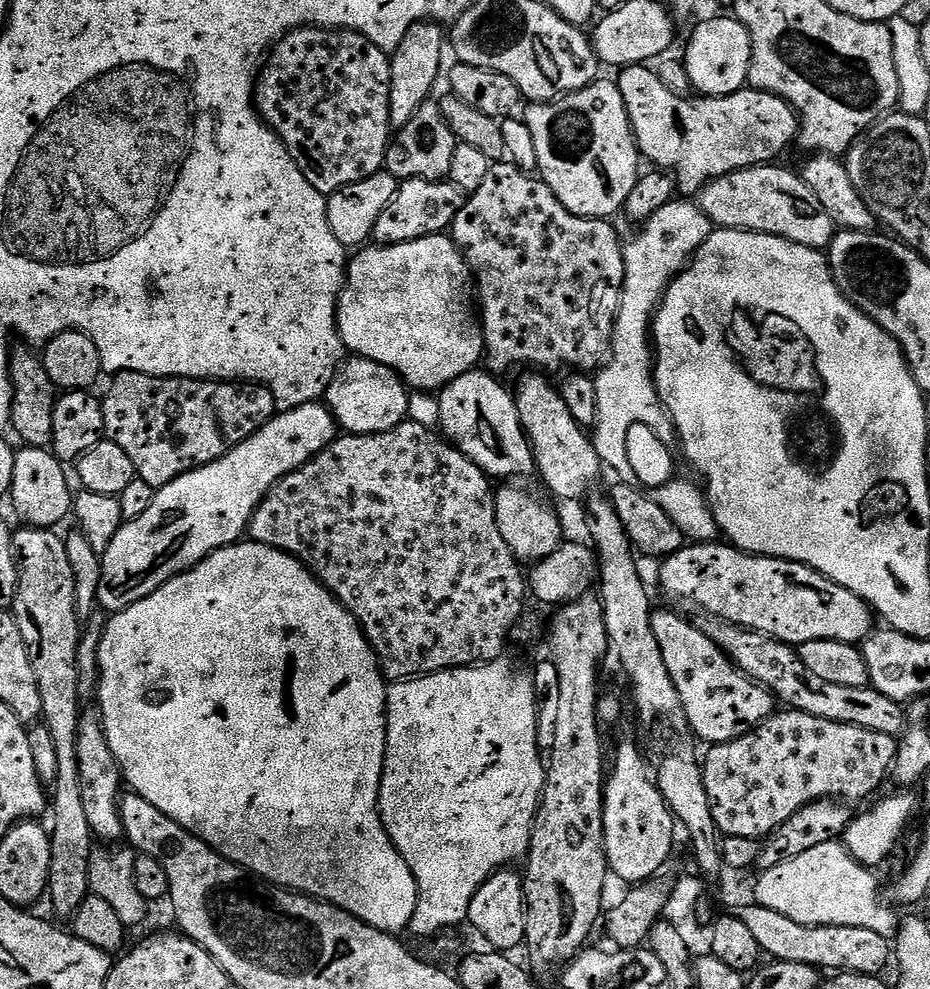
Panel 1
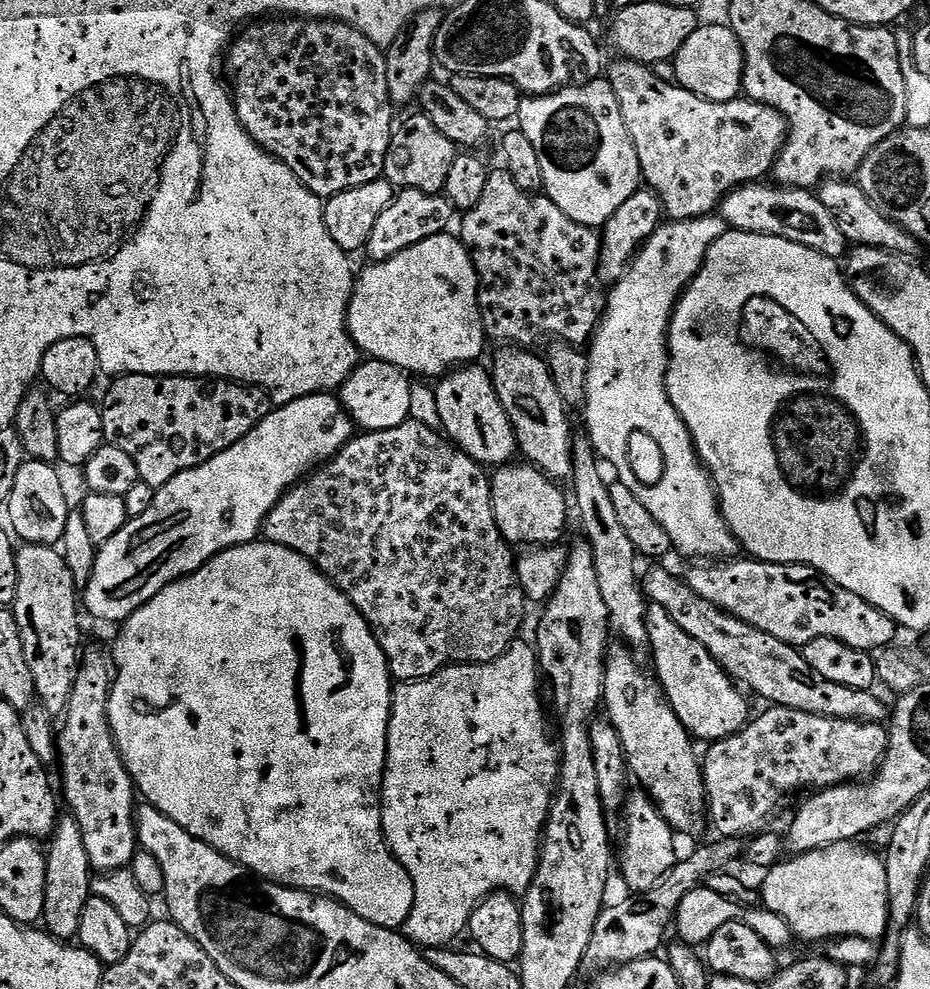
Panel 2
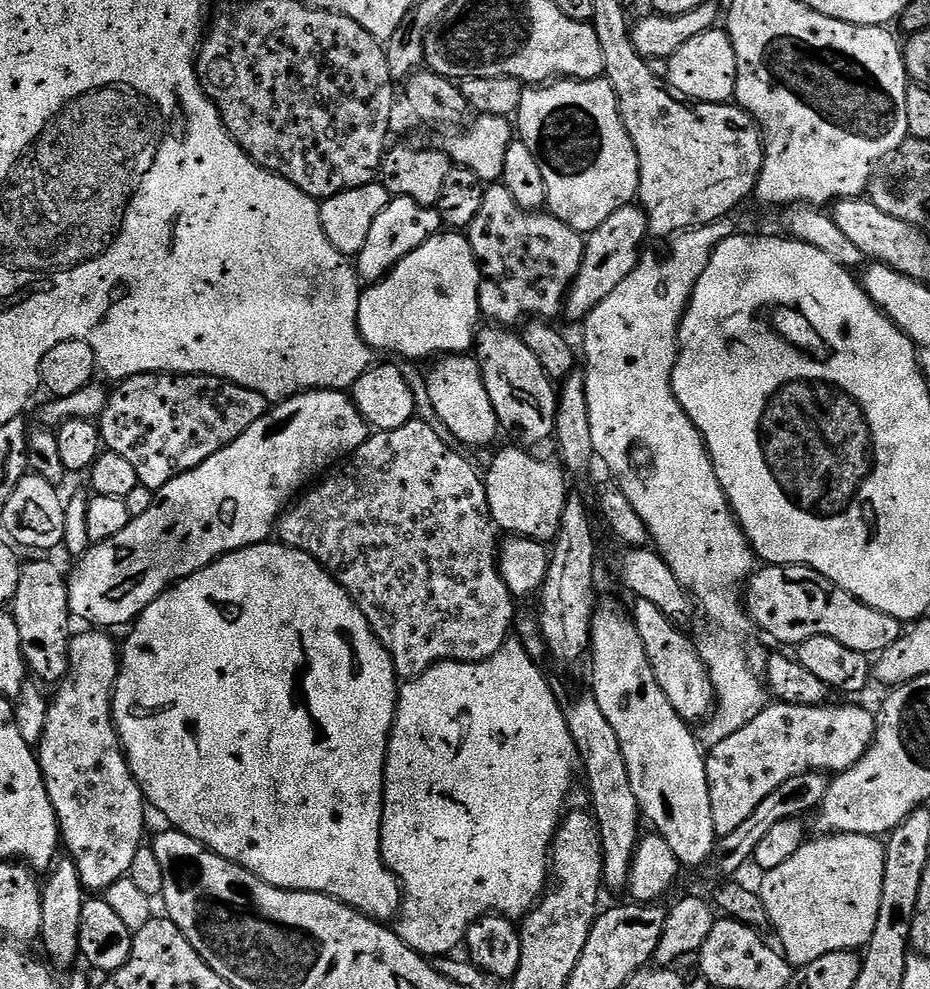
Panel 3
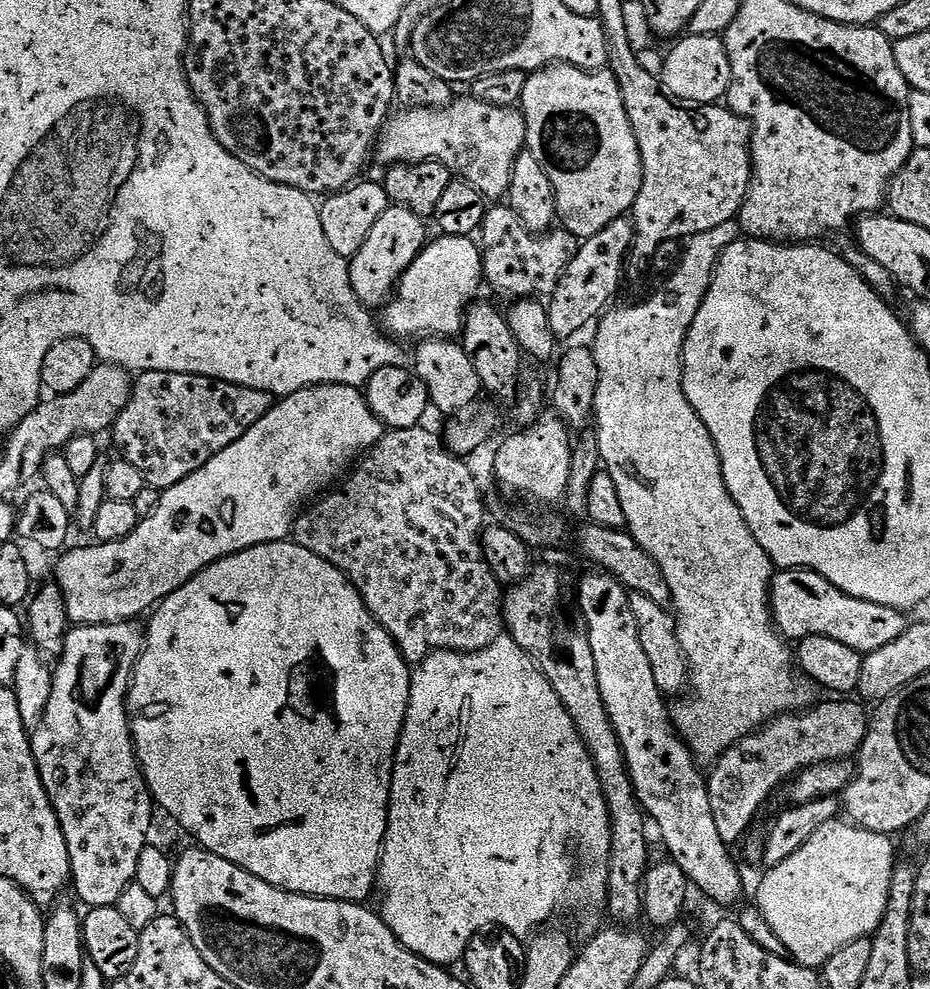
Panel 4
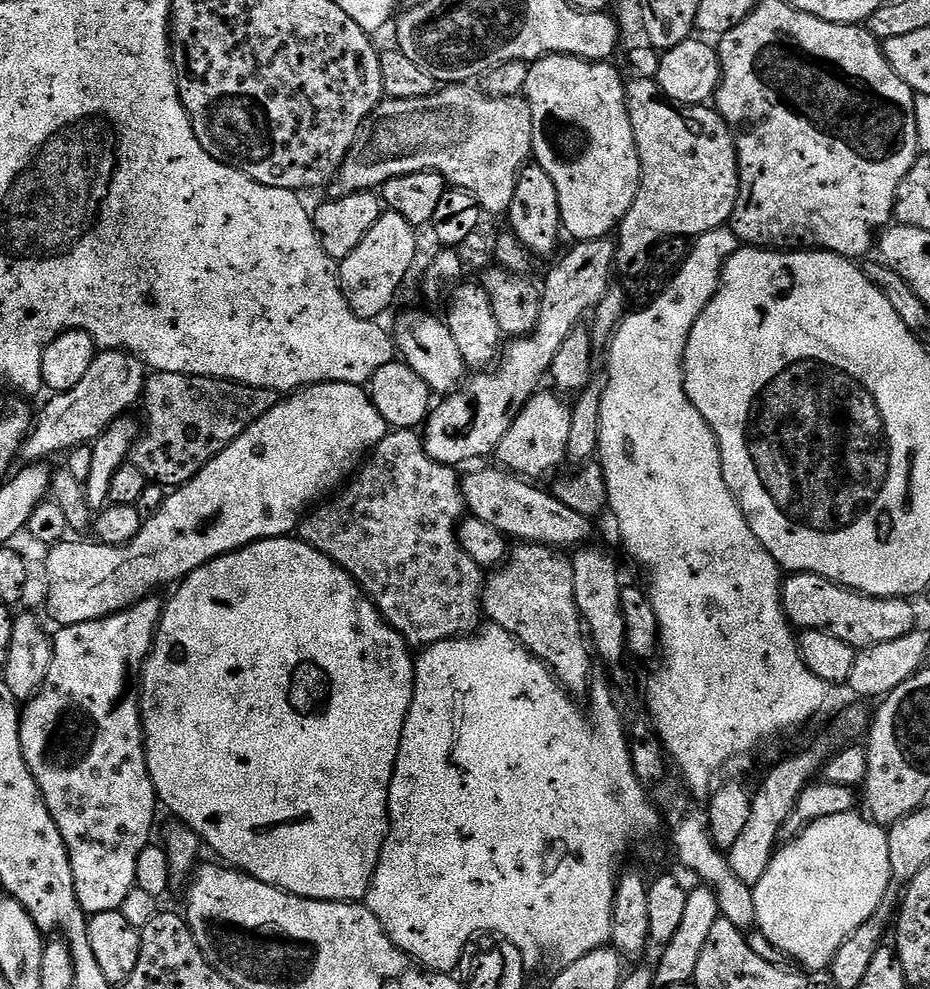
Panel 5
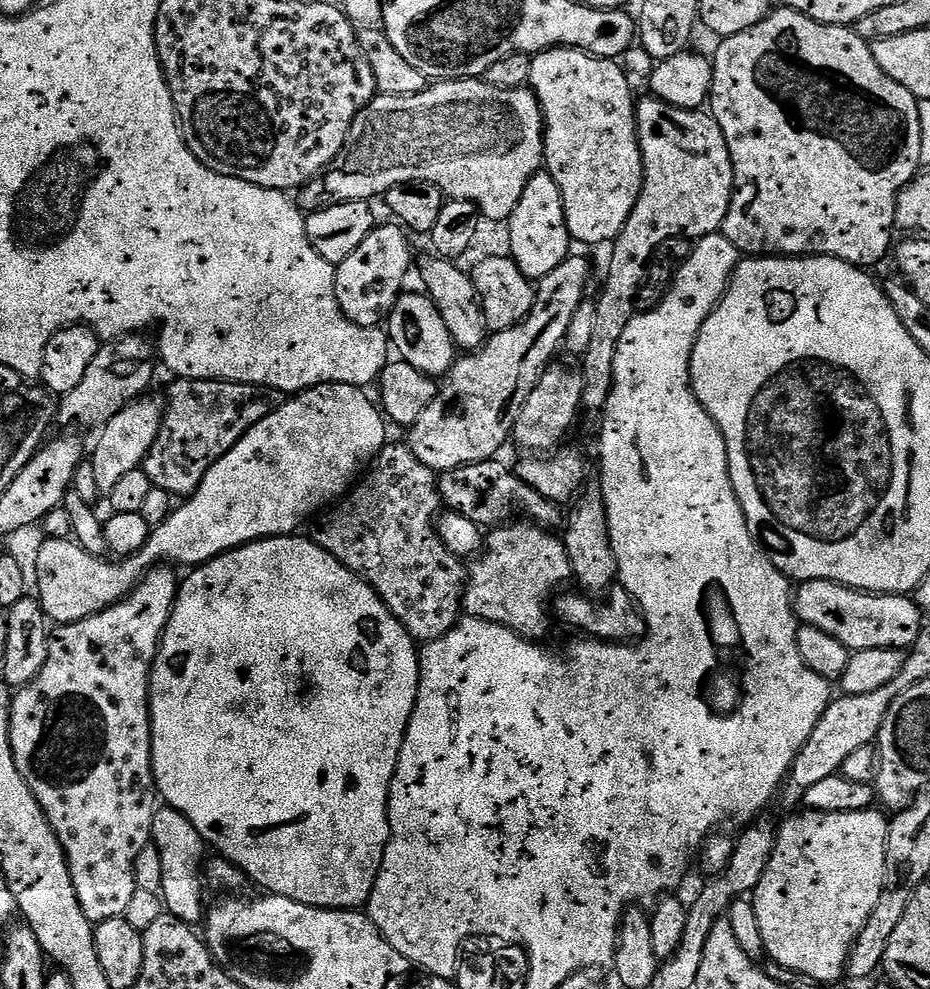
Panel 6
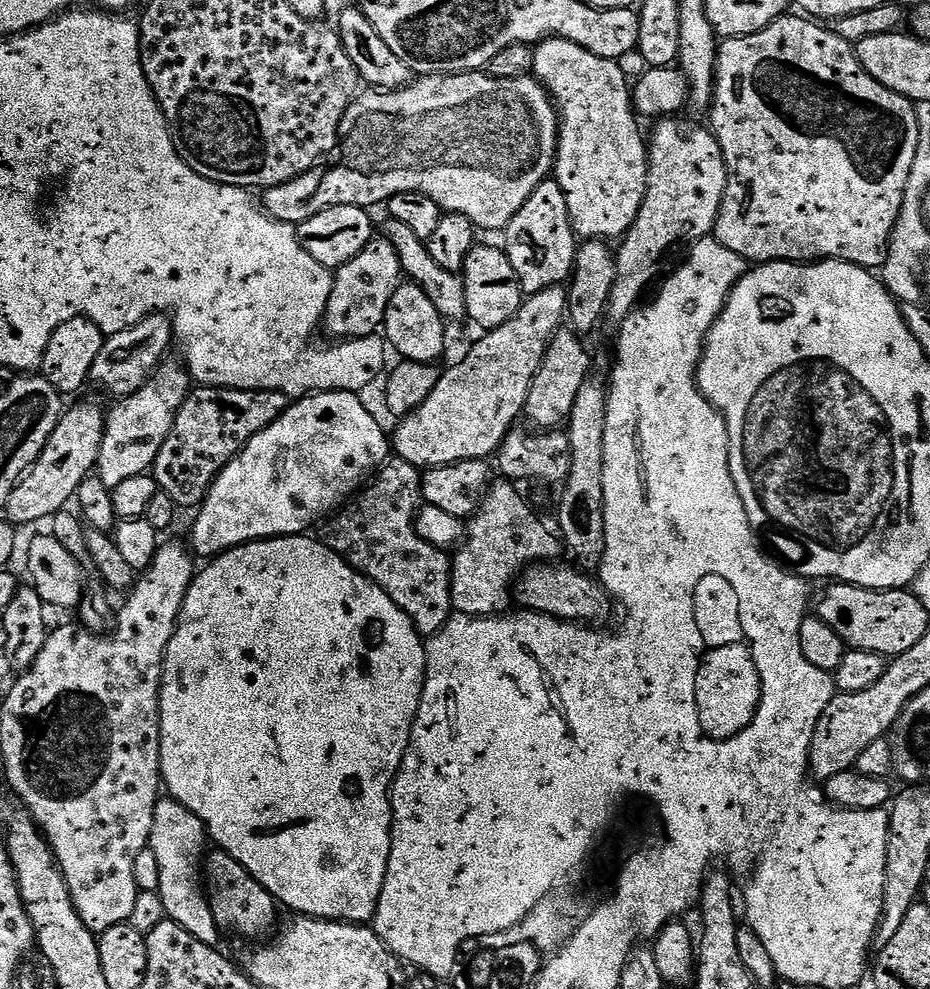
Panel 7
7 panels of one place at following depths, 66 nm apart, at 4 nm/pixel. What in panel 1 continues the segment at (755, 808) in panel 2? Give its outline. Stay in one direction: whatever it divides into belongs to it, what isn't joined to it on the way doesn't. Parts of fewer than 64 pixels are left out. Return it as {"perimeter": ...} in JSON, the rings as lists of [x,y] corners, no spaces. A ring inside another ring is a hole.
{"perimeter":[[[780,711],[763,720],[754,730],[730,742],[711,745],[708,753],[703,753],[704,785],[706,798],[710,798],[710,814],[714,814],[716,827],[724,836],[760,840],[771,836],[774,829],[782,826],[782,822],[816,800],[853,802],[864,800],[867,796],[875,797],[875,792],[893,771],[897,737],[878,734],[862,726],[814,718],[814,714],[805,712]]]}

